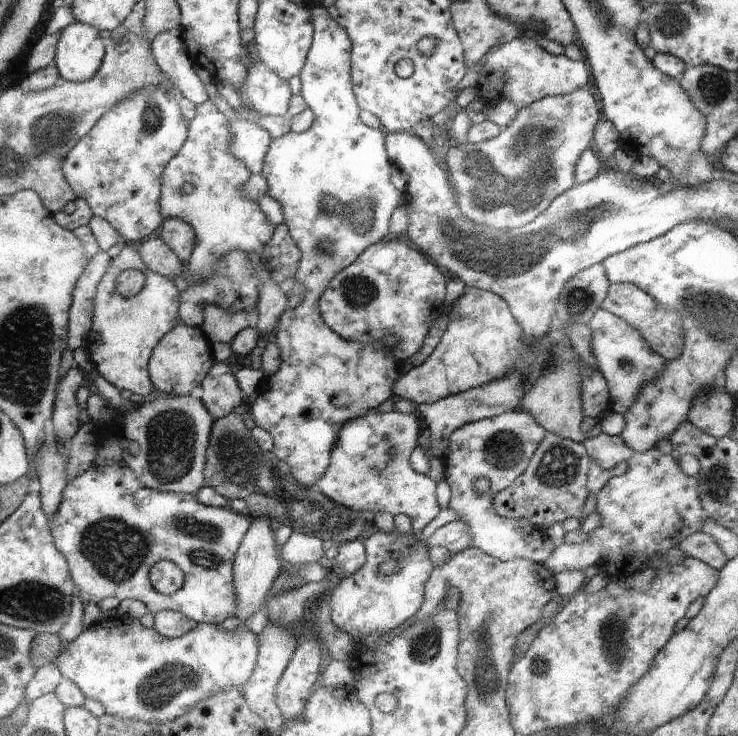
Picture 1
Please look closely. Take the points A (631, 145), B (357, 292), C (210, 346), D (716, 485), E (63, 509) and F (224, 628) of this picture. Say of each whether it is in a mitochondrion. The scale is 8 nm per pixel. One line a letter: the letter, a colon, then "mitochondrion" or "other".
A: other
B: mitochondrion
C: other
D: mitochondrion
E: other
F: other

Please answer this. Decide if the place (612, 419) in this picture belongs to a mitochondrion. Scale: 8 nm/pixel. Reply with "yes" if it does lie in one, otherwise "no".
no

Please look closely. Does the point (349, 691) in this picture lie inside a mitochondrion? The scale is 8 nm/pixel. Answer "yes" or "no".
no

